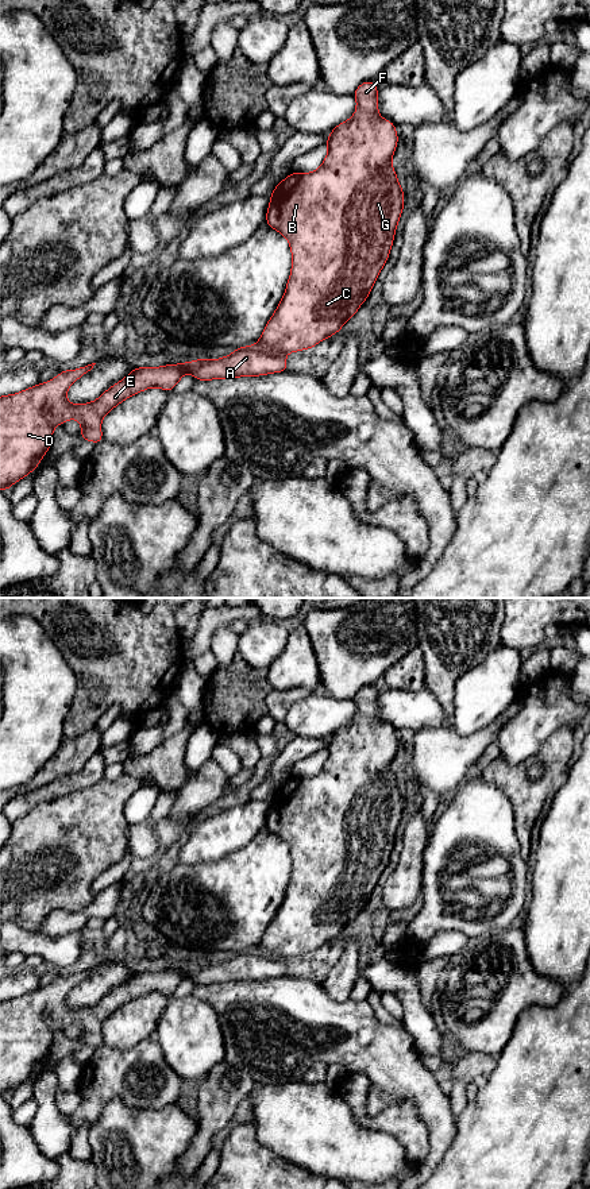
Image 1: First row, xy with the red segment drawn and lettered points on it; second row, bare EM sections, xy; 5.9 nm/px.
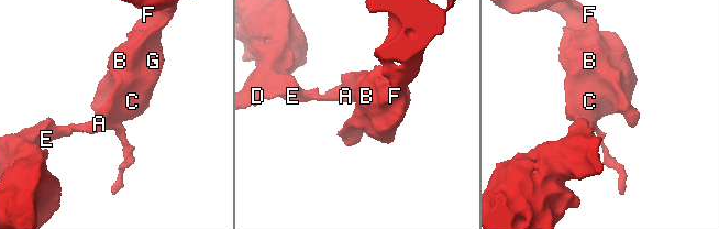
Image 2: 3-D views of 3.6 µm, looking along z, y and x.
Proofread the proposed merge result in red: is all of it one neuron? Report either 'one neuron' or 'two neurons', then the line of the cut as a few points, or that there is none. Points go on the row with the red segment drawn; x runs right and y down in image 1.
two neurons; cut in xy along (255, 344), (282, 356)

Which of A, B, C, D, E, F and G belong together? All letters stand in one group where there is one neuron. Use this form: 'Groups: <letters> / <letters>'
Groups: A D E / B C F G

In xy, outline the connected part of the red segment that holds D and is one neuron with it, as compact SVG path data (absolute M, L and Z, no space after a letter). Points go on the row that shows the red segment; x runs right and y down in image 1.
M246 345L215 360L197 358L190 363L135 367L96 401L70 404L66 399L70 385L95 364L61 371L49 382L0 397L0 490L7 491L41 464L50 449L55 424L77 418L81 422L81 440L99 444L104 441L101 420L115 406L151 387L170 393L185 372L190 372L196 381L211 381L289 371L282 355Z

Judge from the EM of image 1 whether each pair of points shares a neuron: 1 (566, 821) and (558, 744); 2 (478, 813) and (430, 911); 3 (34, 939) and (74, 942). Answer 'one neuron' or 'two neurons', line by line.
1: two neurons
2: one neuron
3: one neuron

